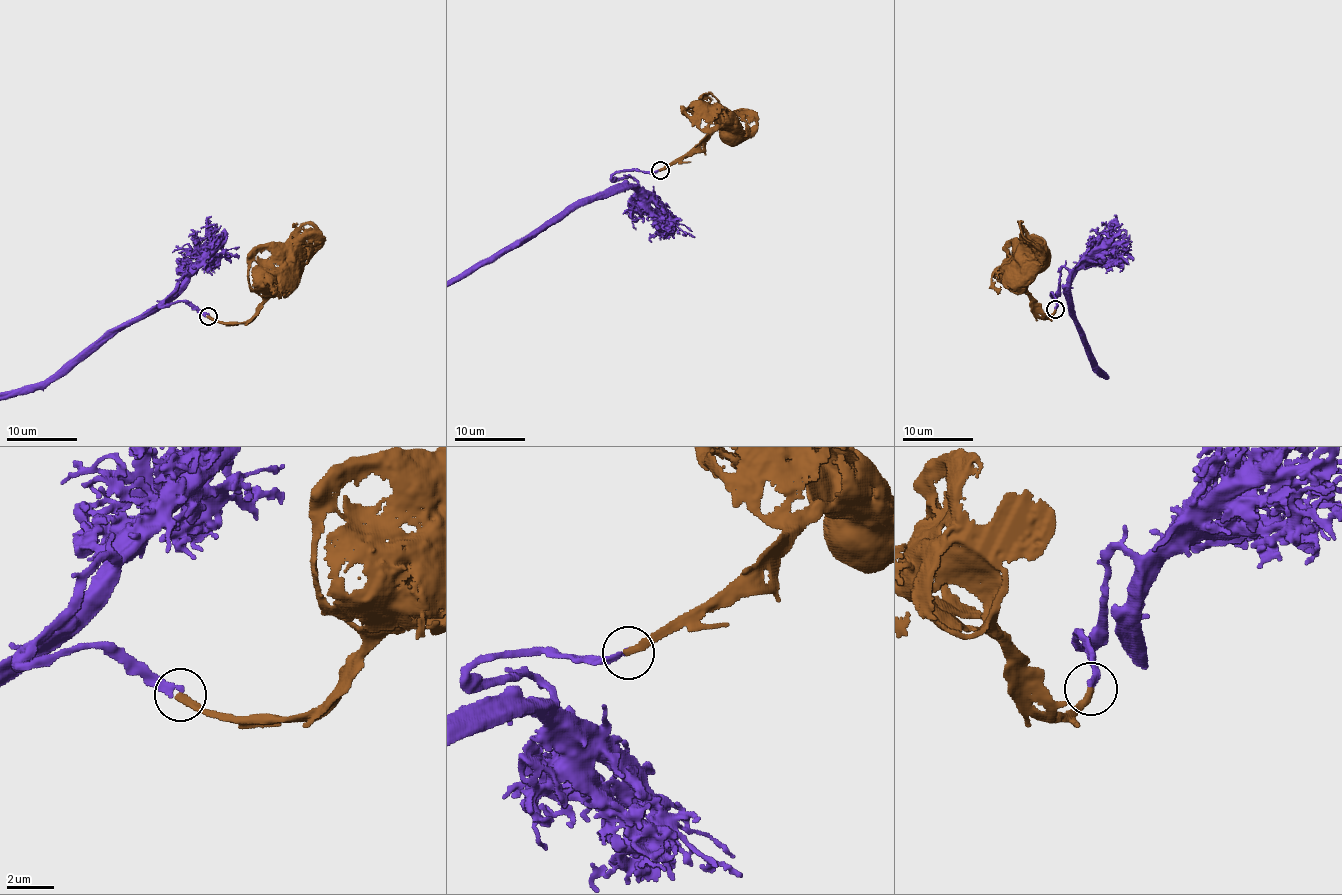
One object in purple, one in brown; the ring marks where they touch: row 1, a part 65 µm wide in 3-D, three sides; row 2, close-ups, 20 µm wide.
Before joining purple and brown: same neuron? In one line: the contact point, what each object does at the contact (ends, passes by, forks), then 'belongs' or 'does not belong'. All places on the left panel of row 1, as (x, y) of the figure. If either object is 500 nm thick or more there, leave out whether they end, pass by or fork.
at (208, 316); purple ends there; brown ends there; belongs

